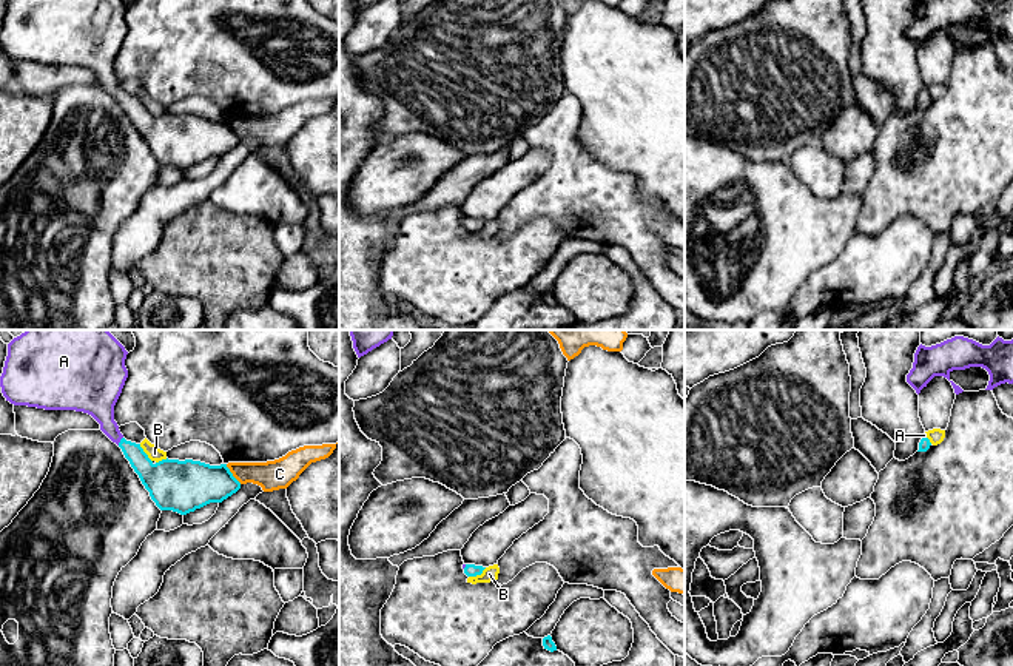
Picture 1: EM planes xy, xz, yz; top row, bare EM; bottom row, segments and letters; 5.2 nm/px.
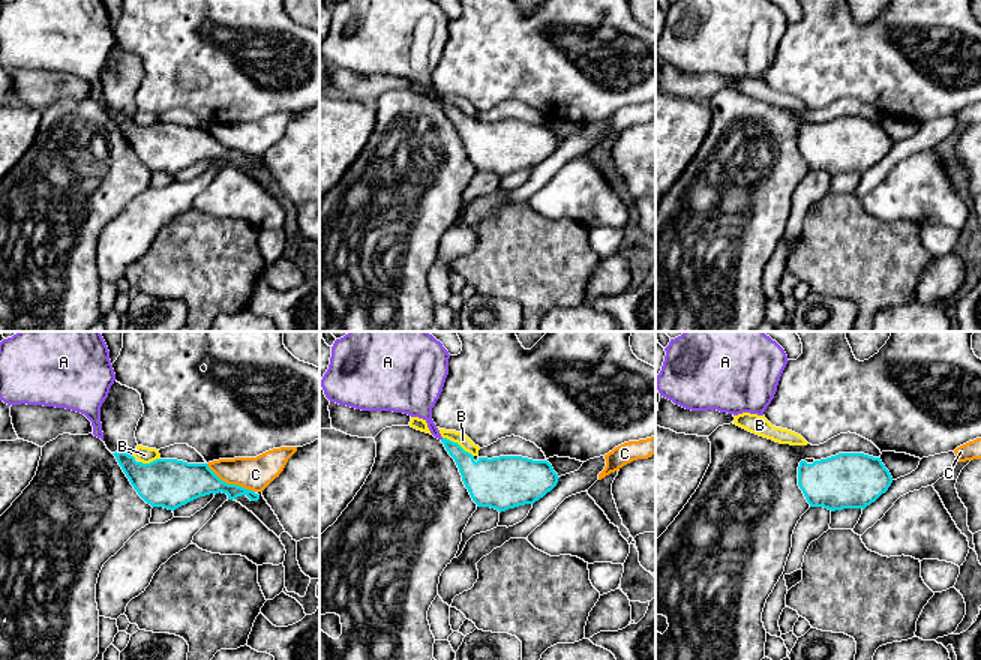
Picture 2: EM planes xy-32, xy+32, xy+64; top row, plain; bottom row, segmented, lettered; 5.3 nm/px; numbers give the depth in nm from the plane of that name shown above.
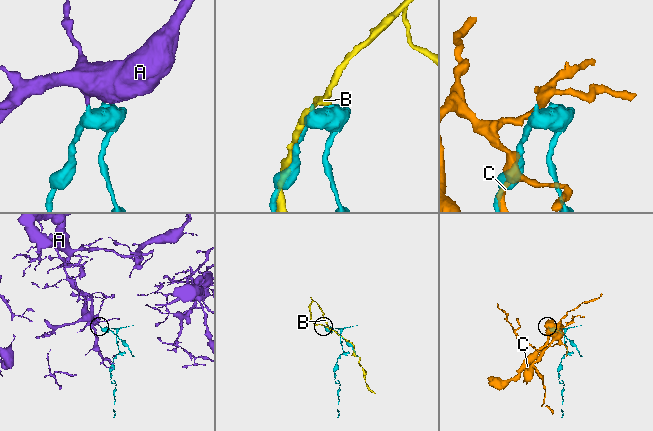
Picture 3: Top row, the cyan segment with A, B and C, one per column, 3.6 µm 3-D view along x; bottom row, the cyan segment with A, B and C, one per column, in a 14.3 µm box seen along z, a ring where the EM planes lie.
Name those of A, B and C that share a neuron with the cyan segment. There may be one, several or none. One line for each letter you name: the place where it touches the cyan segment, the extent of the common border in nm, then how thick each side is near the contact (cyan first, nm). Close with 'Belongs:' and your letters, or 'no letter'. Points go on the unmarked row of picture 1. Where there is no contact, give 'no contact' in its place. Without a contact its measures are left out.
A: meets cyan in xy at (121, 96); contact 50 nm long; 140 nm thick on the cyan side, 180 nm on the other
Belongs: A

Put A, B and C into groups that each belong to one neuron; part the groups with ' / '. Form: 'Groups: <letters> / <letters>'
Groups: A / B / C

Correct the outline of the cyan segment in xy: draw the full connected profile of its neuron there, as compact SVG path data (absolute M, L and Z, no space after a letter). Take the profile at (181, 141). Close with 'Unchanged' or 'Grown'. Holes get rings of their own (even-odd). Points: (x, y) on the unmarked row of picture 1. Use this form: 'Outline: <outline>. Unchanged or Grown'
Outline: M8 0L0 31L2 48L14 60L45 65L76 65L91 69L100 85L116 97L130 116L151 154L160 165L187 170L210 157L222 157L241 143L227 119L210 120L193 114L153 117L140 99L126 96L114 76L114 60L122 48L128 25L123 0Z. Grown

